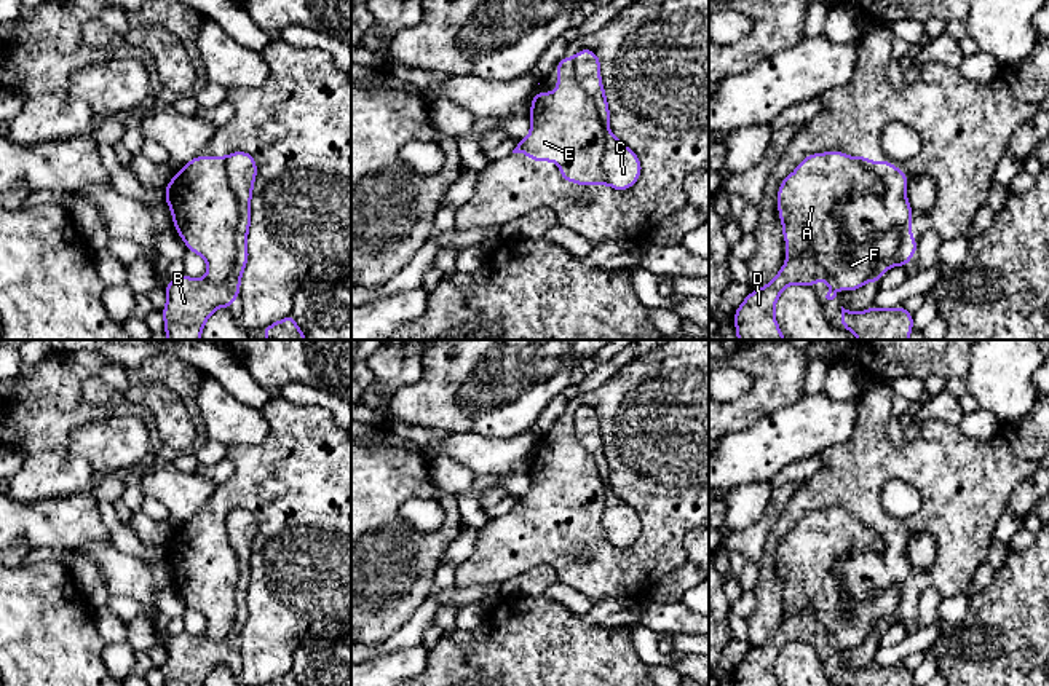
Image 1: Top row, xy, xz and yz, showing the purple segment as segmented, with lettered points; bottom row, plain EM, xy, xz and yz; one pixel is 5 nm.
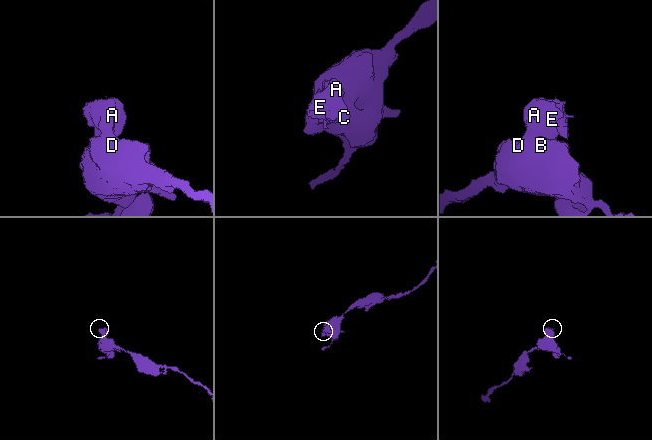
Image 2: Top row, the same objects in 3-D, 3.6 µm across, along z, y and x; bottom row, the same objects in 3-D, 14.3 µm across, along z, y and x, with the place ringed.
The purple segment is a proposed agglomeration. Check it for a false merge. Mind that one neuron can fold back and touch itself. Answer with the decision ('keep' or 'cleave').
cleave

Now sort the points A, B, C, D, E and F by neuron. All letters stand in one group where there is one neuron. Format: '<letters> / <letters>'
A B C D F / E

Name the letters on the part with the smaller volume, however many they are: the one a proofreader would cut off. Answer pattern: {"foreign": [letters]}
{"foreign": ["E"]}

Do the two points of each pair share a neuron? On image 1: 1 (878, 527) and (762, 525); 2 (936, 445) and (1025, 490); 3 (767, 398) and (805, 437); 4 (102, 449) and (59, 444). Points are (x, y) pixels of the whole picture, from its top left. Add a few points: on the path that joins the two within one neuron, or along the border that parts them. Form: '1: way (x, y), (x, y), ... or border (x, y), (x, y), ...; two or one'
1: border (794, 493), (784, 500), (759, 560); two
2: border (1032, 473), (1011, 495), (1008, 508); two
3: border (803, 396), (765, 413), (746, 429); two
4: border (98, 421), (80, 425), (71, 434), (67, 452); two

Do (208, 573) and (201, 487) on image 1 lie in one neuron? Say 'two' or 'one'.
two

